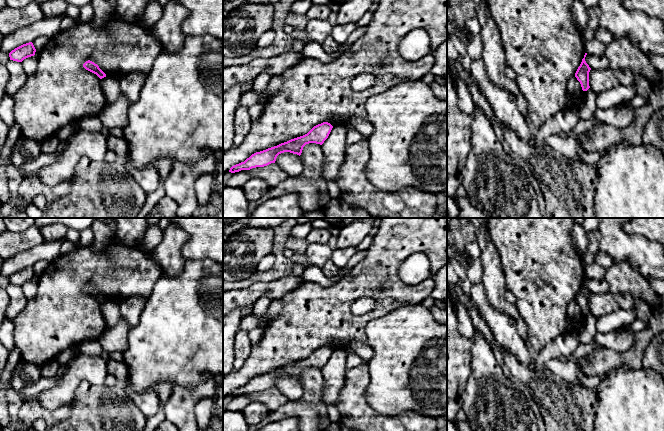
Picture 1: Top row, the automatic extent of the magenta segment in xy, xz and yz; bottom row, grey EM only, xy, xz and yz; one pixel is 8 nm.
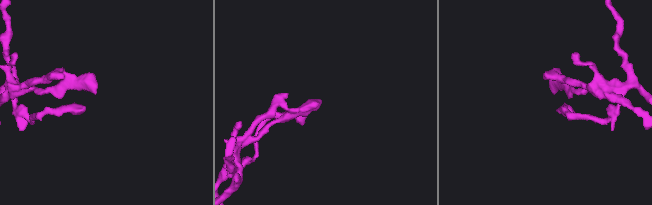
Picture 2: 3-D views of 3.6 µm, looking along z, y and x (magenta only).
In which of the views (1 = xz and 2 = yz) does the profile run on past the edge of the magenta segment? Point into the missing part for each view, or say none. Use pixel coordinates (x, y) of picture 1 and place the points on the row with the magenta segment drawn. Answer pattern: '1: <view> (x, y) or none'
1: none
2: none

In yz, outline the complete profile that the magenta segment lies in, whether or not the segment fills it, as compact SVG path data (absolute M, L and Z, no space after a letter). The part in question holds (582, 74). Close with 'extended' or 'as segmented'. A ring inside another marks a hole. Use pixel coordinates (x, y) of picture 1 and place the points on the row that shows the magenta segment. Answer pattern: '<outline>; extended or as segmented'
M585 53L580 66L578 67L578 69L575 73L575 77L580 82L583 91L587 91L590 88L590 86L589 86L589 72L590 72L591 68L589 67L589 65L585 61L586 55L587 55L587 53Z; as segmented

